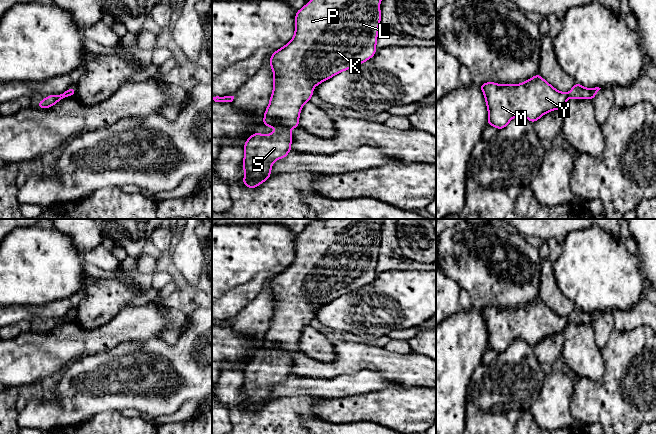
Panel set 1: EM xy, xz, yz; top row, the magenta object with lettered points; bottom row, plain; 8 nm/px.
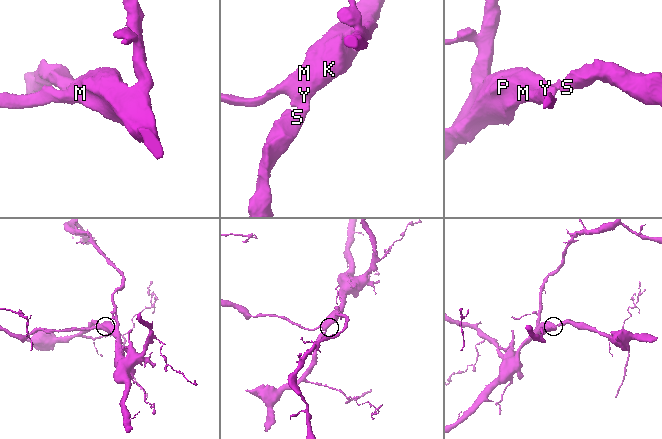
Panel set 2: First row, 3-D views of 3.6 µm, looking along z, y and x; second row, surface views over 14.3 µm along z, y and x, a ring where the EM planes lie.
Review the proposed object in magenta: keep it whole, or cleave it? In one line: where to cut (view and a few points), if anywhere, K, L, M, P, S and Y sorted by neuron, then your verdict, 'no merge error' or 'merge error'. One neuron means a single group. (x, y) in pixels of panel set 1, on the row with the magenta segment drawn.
cut none; groups K L M P S Y; no merge error

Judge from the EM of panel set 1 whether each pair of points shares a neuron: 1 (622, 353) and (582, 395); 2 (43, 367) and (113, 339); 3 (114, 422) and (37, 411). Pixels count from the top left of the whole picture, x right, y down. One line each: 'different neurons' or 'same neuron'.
1: same neuron
2: same neuron
3: different neurons

